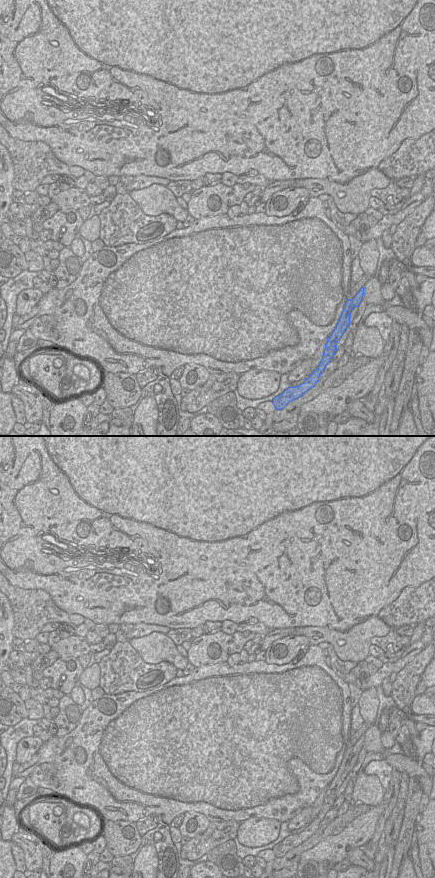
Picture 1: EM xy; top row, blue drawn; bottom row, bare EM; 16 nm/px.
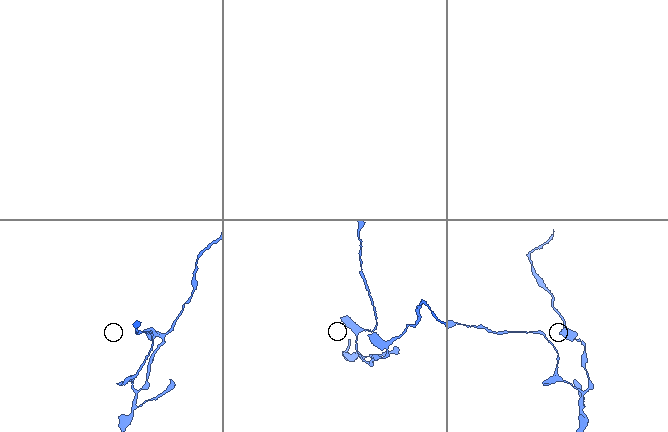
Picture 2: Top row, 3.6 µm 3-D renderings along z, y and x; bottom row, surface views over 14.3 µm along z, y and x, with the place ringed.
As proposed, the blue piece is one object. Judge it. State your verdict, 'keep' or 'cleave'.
cleave

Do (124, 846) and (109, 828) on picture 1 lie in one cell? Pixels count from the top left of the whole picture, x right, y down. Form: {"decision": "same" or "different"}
{"decision": "same"}

